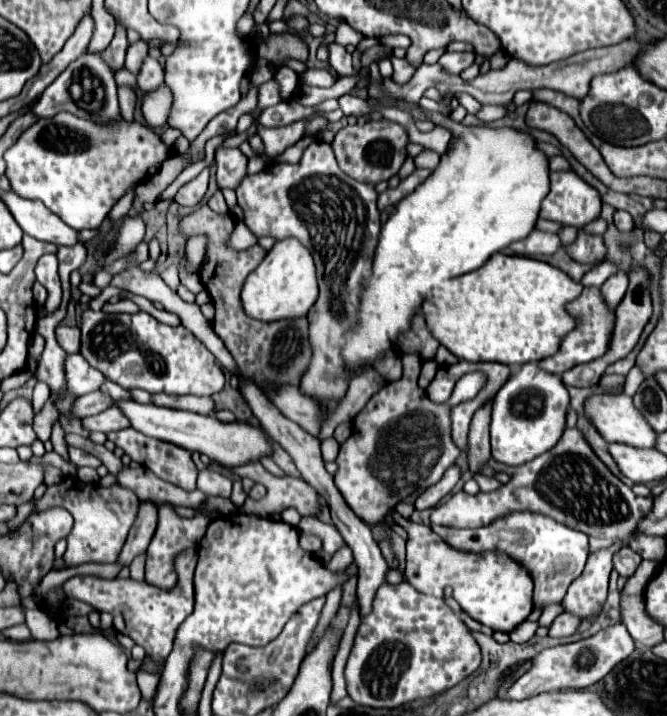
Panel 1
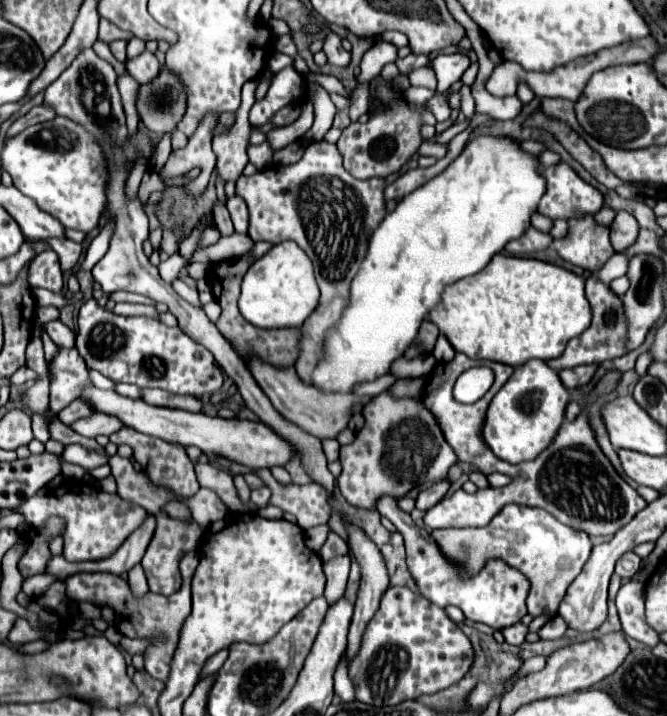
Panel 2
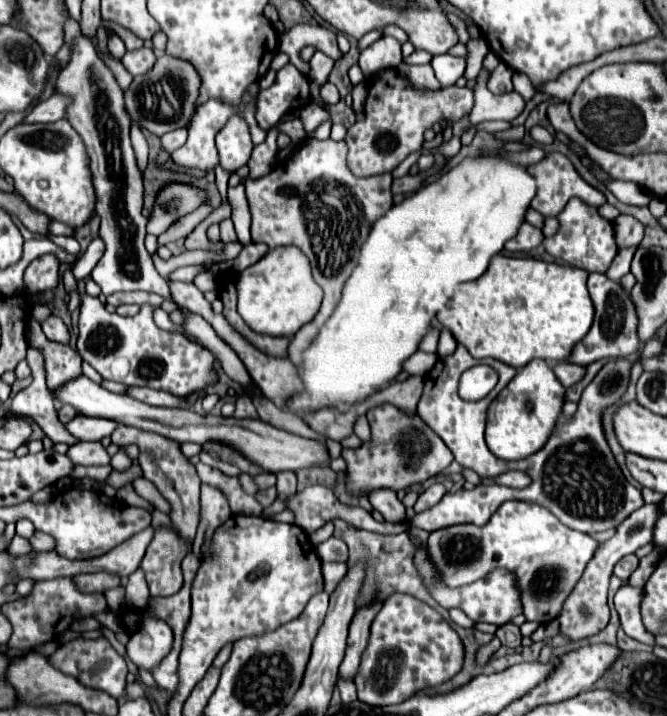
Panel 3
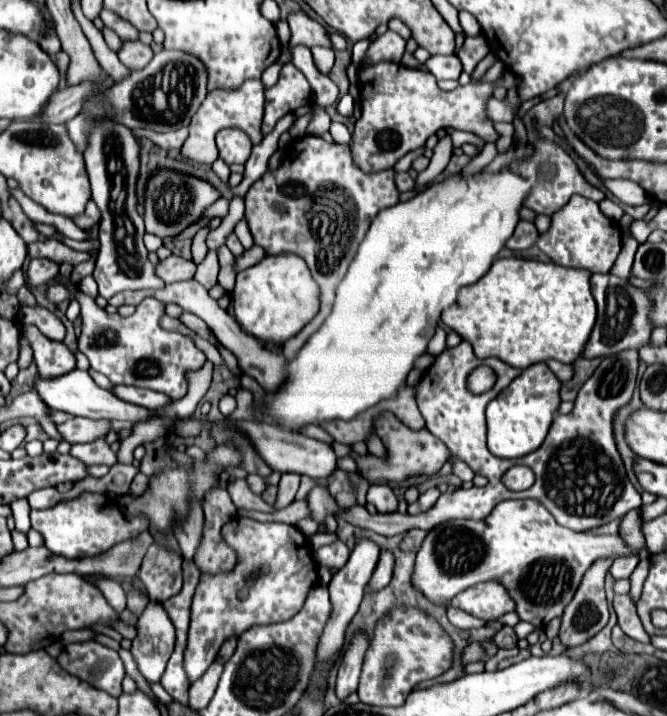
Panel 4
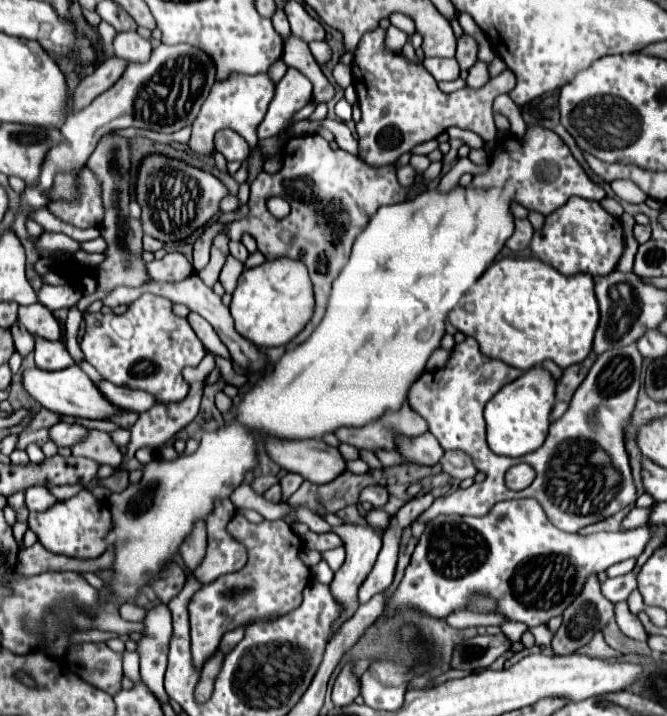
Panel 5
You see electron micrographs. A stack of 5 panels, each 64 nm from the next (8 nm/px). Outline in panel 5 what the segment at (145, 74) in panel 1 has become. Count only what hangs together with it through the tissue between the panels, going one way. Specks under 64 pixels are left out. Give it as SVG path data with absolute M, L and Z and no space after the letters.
M122 32L114 40L114 52L122 60L130 62L144 62L152 54L152 46L148 40L140 38L136 32Z

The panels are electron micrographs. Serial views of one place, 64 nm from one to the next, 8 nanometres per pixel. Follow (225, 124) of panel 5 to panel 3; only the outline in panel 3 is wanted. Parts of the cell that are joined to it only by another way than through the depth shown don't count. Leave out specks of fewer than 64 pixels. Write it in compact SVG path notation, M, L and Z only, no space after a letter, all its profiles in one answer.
M244 94L242 102L240 102L238 106L228 106L228 104L222 104L222 102L218 102L218 100L208 100L204 106L198 108L198 112L196 112L196 116L194 116L190 128L188 128L188 142L186 142L180 150L174 150L174 152L170 154L172 162L174 162L176 166L180 166L180 168L214 170L214 166L218 164L218 152L216 152L216 146L214 146L214 136L216 136L216 132L218 132L236 112L244 114L244 118L246 118L246 122L248 122L248 126L250 126L252 142L254 142L254 144L264 142L264 140L266 140L266 130L260 130L260 126L258 126L256 120L254 120L254 102L256 102L256 100L250 100L246 94Z

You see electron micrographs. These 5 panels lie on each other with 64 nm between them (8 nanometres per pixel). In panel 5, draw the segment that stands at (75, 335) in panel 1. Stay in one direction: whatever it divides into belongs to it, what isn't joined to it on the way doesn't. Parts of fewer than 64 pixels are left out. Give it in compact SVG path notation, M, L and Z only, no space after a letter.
M30 304L30 306L20 306L18 308L18 322L36 336L42 336L46 340L60 340L60 324L54 318L54 314L42 306L42 304Z

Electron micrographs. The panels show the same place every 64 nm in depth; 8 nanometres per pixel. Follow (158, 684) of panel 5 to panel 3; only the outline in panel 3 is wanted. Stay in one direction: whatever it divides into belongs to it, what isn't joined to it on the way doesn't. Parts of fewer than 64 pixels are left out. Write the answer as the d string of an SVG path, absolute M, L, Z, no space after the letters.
M146 618L140 632L130 636L126 644L126 654L136 666L146 668L148 672L156 666L162 656L170 652L172 646L172 630L166 622L158 618Z

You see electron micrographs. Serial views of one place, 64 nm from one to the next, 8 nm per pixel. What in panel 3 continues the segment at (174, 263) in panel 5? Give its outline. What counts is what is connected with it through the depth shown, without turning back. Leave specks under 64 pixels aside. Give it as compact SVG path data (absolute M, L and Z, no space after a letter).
M184 266L184 268L178 268L170 280L182 280L182 282L192 282L200 272L204 272L204 266Z

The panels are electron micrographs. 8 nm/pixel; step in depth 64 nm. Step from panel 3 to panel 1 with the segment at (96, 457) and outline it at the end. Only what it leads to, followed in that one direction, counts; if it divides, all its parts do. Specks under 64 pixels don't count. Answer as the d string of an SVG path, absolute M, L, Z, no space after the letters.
M70 446L68 452L70 452L70 460L72 460L76 466L90 466L90 468L98 468L98 466L100 466L100 460L98 460L96 456L92 456L92 454L88 454L88 452L80 450L80 448Z

